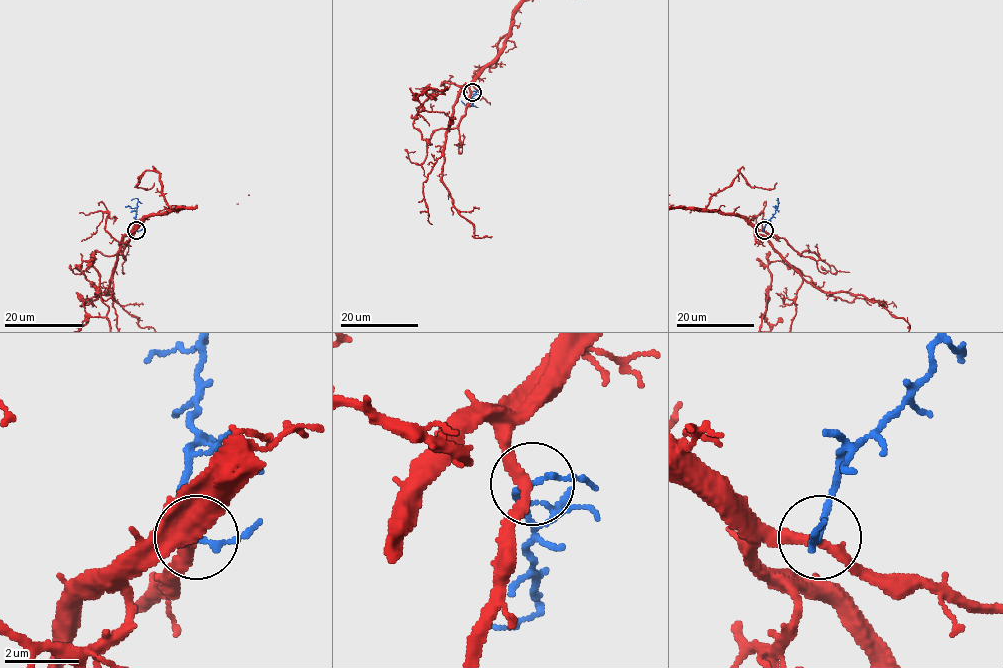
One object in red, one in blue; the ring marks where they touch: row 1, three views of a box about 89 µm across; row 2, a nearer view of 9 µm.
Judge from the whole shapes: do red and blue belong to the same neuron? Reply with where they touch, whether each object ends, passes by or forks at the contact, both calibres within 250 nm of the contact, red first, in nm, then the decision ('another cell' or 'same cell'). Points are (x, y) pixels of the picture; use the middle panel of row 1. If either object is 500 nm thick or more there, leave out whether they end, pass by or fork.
at (472, 92); red passes by; blue passes by; 280 nm thick on the red side, 130 nm on the other; same cell

